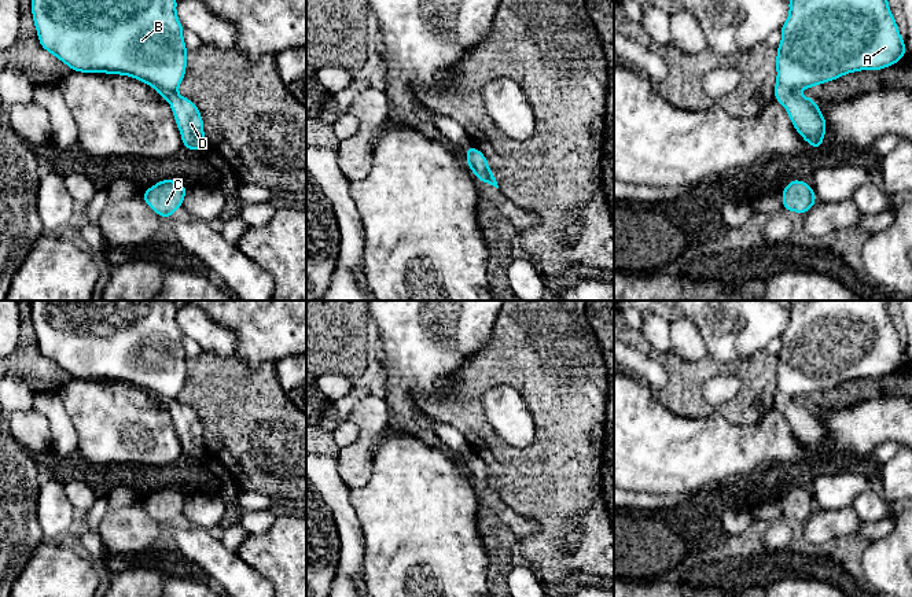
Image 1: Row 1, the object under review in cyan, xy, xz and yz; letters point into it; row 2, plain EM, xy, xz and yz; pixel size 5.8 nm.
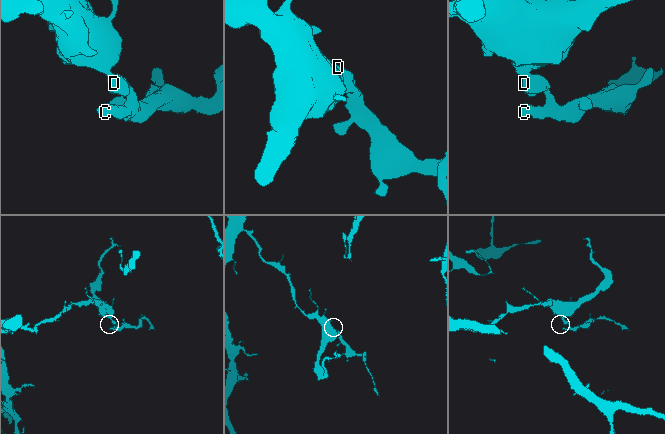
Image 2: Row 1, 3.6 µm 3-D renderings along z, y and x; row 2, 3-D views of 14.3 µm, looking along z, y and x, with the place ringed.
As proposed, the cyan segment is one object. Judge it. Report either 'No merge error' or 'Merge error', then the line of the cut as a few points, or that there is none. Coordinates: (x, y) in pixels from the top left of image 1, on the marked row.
No merge error. No split

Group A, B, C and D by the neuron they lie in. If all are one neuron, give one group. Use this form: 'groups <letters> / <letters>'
groups A B C D

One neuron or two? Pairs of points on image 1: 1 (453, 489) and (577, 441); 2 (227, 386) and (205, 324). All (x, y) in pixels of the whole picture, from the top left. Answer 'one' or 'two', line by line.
1: two
2: two

